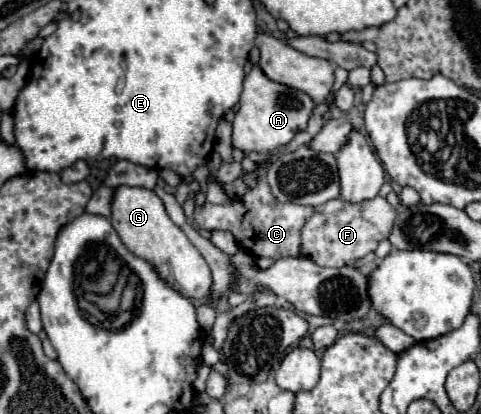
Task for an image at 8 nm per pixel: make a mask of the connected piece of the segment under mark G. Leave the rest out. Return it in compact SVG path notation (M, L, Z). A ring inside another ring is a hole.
M118 186L112 196L112 218L110 218L114 230L118 232L120 240L126 244L126 248L148 260L156 266L158 274L182 296L186 298L204 298L210 292L212 276L206 260L200 256L200 252L188 242L186 234L170 220L168 212L164 210L164 204L154 194L154 190L148 188L130 188L130 186Z

